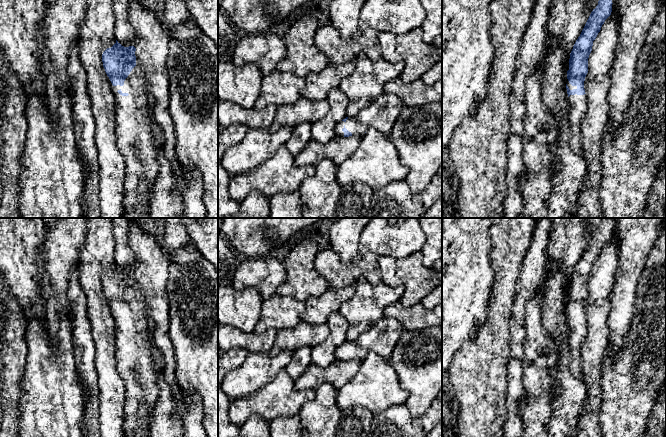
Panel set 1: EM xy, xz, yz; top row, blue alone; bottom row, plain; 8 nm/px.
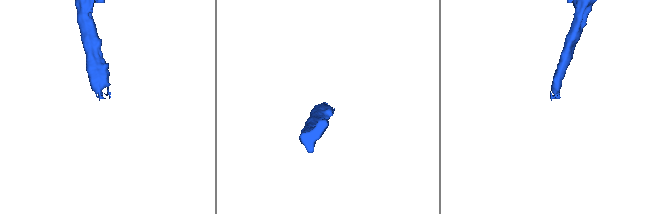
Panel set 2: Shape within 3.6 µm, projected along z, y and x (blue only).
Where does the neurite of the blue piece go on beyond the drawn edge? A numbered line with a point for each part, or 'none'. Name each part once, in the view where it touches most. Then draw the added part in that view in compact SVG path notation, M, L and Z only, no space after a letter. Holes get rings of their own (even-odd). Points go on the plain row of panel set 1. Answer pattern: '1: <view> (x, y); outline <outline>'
1: xy (135, 340); outline M132 218L132 222L129 226L128 244L129 244L130 248L133 250L134 254L136 255L136 258L138 261L138 269L137 269L136 275L135 275L136 290L132 293L132 295L130 296L128 301L125 303L123 310L120 310L120 309L113 310L111 305L110 305L110 307L111 307L112 315L116 321L116 346L117 346L117 360L118 360L117 369L118 369L120 376L124 380L125 387L126 387L125 420L123 423L123 432L124 432L124 436L131 437L132 435L134 435L135 431L138 428L138 424L139 424L138 411L139 411L140 404L144 404L148 410L146 422L149 424L149 422L151 421L153 409L154 409L154 406L157 402L157 399L158 399L159 393L160 393L160 389L157 385L158 377L161 375L165 378L165 380L168 382L168 384L171 386L171 388L174 392L175 399L180 394L180 387L177 384L177 378L175 375L175 369L176 369L175 351L174 351L174 348L173 348L172 342L170 340L170 336L169 336L170 322L169 322L169 303L168 303L168 293L167 293L167 284L168 284L168 280L169 280L169 255L163 250L161 240L158 237L152 236L149 233L147 233L145 230L141 229L138 226L138 224L136 223L136 221L134 220L134 218ZM154 349L157 349L161 353L161 356L162 356L163 366L160 370L158 370L156 368L156 364L153 361L152 353L153 353Z

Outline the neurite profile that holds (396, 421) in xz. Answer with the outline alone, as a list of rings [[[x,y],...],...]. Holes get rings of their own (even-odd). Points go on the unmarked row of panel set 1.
[[[437,397],[420,417],[411,416],[405,404],[373,415],[369,437],[426,437],[442,420],[442,400]]]

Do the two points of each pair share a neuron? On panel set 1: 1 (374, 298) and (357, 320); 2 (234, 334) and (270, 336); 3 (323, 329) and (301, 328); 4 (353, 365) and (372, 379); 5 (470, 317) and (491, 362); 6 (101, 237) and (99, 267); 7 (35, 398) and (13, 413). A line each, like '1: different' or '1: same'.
1: same
2: same
3: same
4: different
5: different
6: same
7: different

